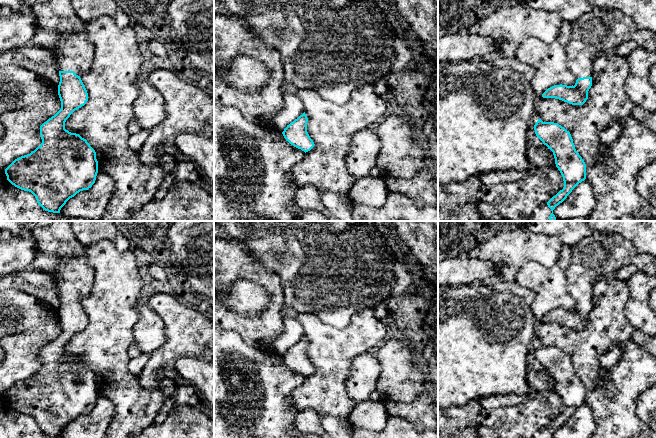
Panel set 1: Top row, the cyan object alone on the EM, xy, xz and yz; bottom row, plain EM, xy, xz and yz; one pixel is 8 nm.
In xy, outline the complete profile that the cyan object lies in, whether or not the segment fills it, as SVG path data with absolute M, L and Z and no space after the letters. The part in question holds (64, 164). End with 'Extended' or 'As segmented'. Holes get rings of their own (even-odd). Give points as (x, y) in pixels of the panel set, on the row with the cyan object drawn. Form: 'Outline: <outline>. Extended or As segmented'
Outline: M70 0L37 3L31 12L37 18L40 28L58 33L62 39L51 49L59 70L58 95L61 109L40 126L42 143L30 154L15 159L5 169L5 174L12 185L31 192L43 210L60 213L70 198L92 187L98 173L95 150L79 134L65 129L65 122L70 115L88 101L88 93L80 76L90 70L94 47L86 37L86 22L76 14Z. Extended

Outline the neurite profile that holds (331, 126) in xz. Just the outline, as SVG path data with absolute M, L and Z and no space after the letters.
M372 85L354 90L349 101L343 105L325 99L313 90L298 90L296 95L304 104L304 112L308 118L307 132L315 145L305 153L303 160L292 168L294 184L298 188L310 184L322 193L348 194L354 184L346 163L352 138L386 116L385 101L375 93Z

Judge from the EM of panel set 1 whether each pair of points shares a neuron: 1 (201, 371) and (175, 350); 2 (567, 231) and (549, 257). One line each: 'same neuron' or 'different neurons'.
1: different neurons
2: different neurons

